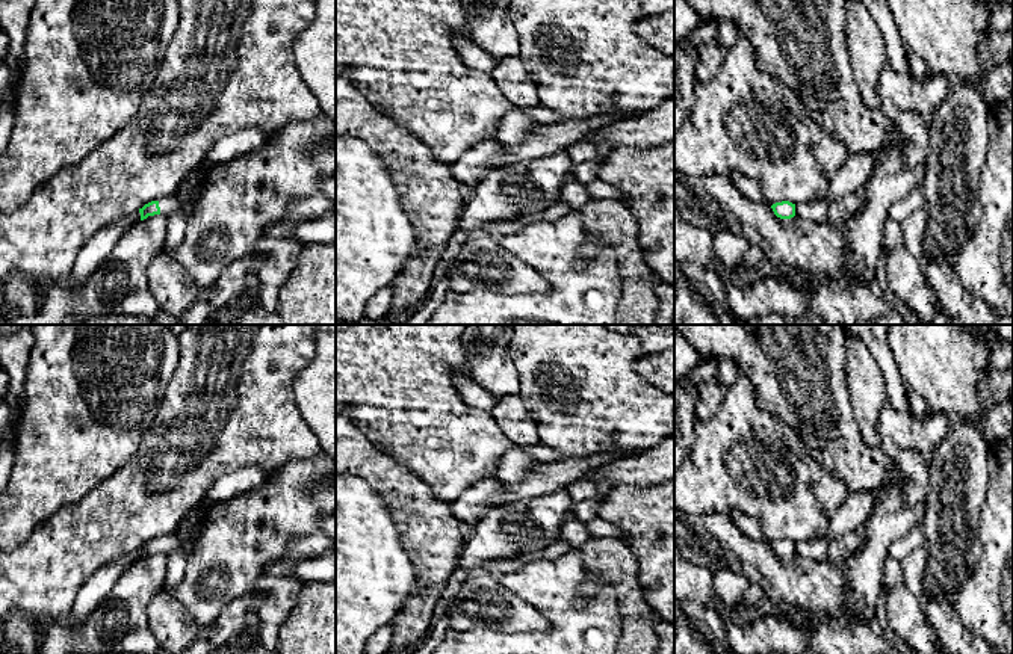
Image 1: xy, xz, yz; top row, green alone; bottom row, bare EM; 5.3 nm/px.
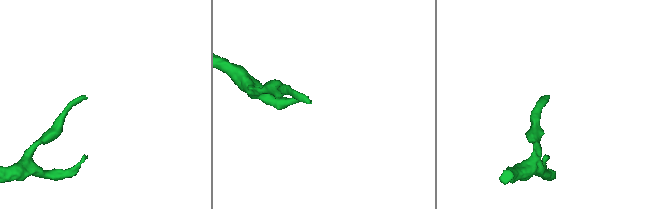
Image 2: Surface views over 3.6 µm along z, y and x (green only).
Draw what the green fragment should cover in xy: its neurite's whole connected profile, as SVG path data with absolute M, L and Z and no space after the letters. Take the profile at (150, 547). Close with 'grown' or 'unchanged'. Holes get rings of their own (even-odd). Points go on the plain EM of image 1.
M175 535L160 536L157 539L151 539L139 547L141 559L147 557L148 554L163 553L171 556L180 547L180 541Z; grown

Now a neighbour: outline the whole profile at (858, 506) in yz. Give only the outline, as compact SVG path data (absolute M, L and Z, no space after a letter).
M848 491L841 507L833 515L829 530L829 541L841 541L850 532L862 532L866 520L874 511L874 497L868 491Z

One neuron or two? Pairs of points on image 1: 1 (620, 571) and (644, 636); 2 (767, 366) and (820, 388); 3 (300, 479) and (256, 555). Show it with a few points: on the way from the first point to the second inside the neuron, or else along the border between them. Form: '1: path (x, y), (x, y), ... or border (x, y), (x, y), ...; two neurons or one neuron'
1: path (626, 588), (637, 620); one neuron
2: path (780, 366), (789, 366), (806, 382); one neuron
3: path (294, 497), (266, 524), (260, 536); one neuron

